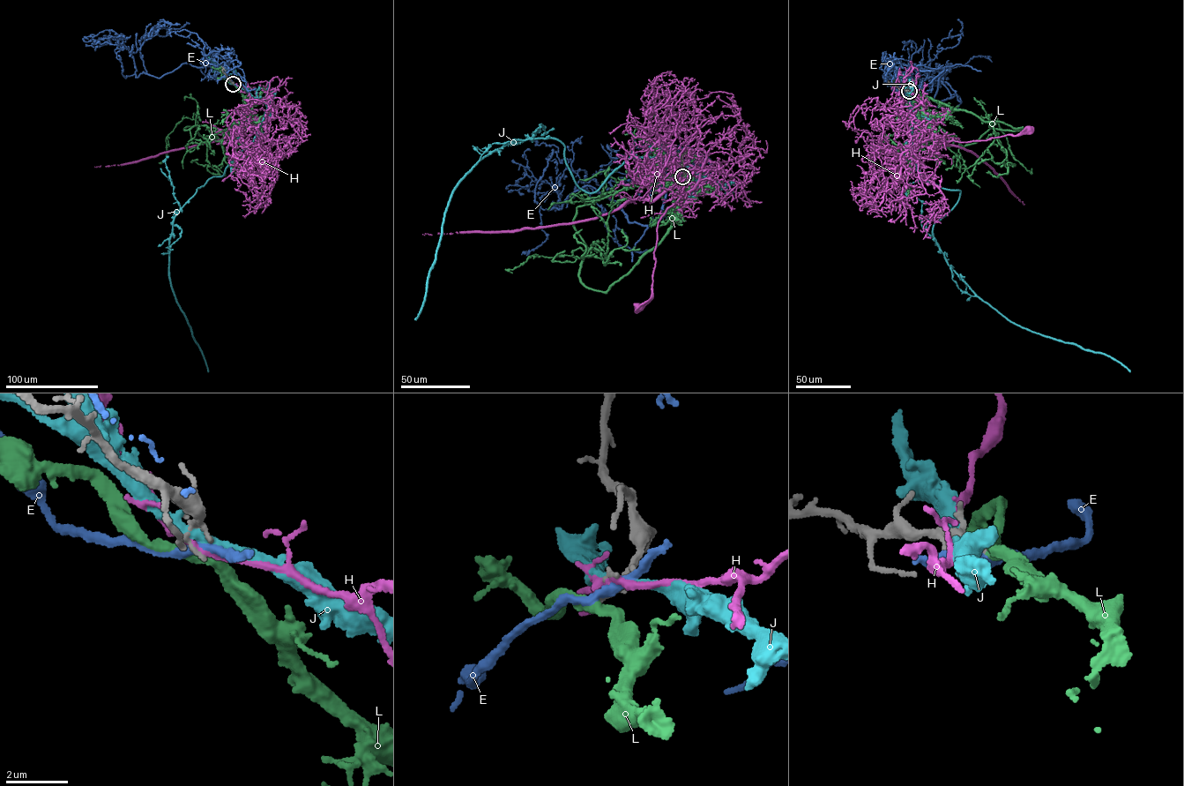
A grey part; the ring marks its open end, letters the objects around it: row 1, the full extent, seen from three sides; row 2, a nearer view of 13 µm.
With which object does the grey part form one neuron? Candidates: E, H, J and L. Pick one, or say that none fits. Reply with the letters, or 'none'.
L

